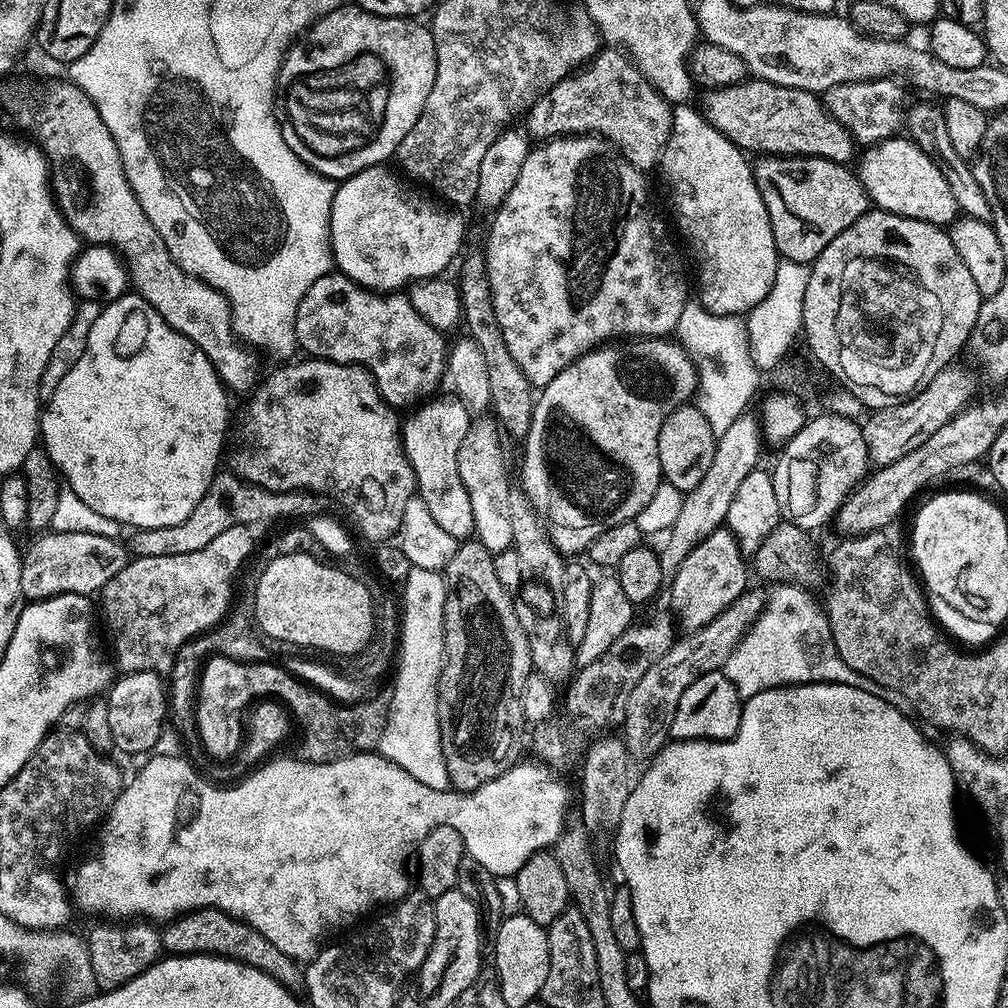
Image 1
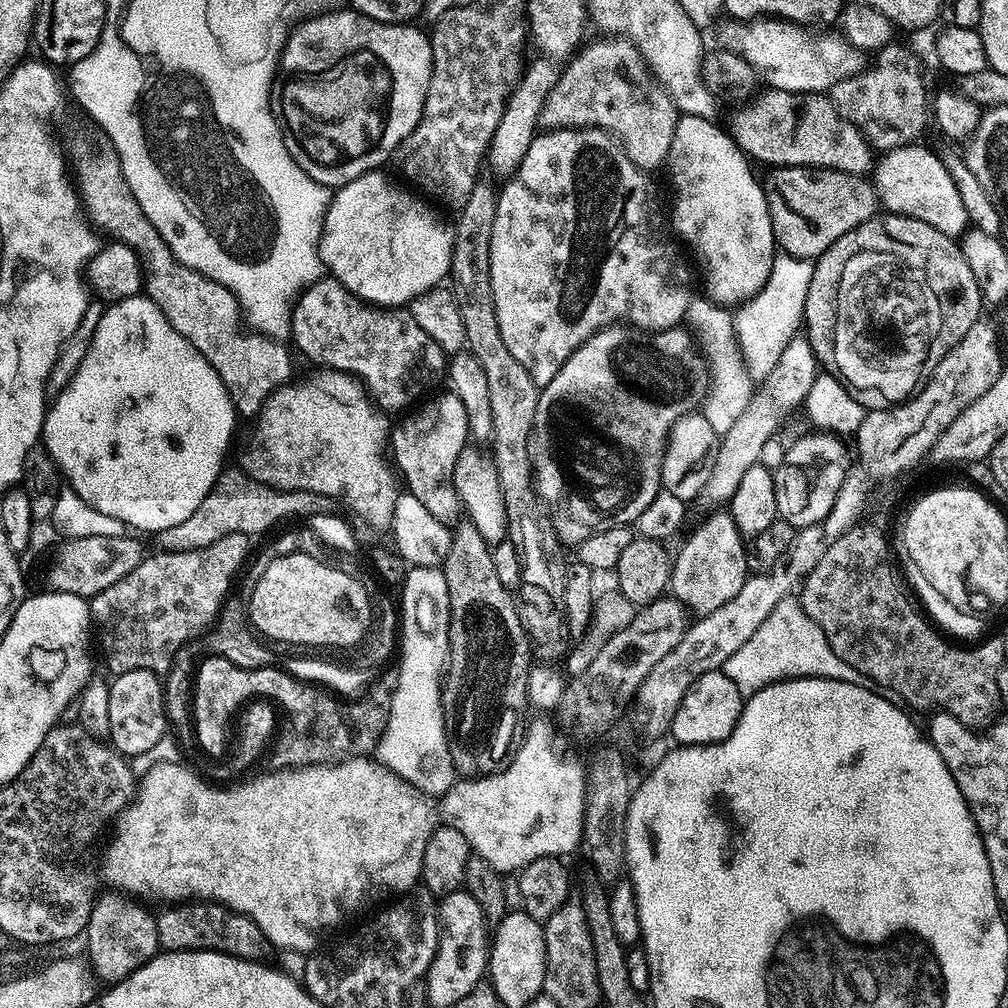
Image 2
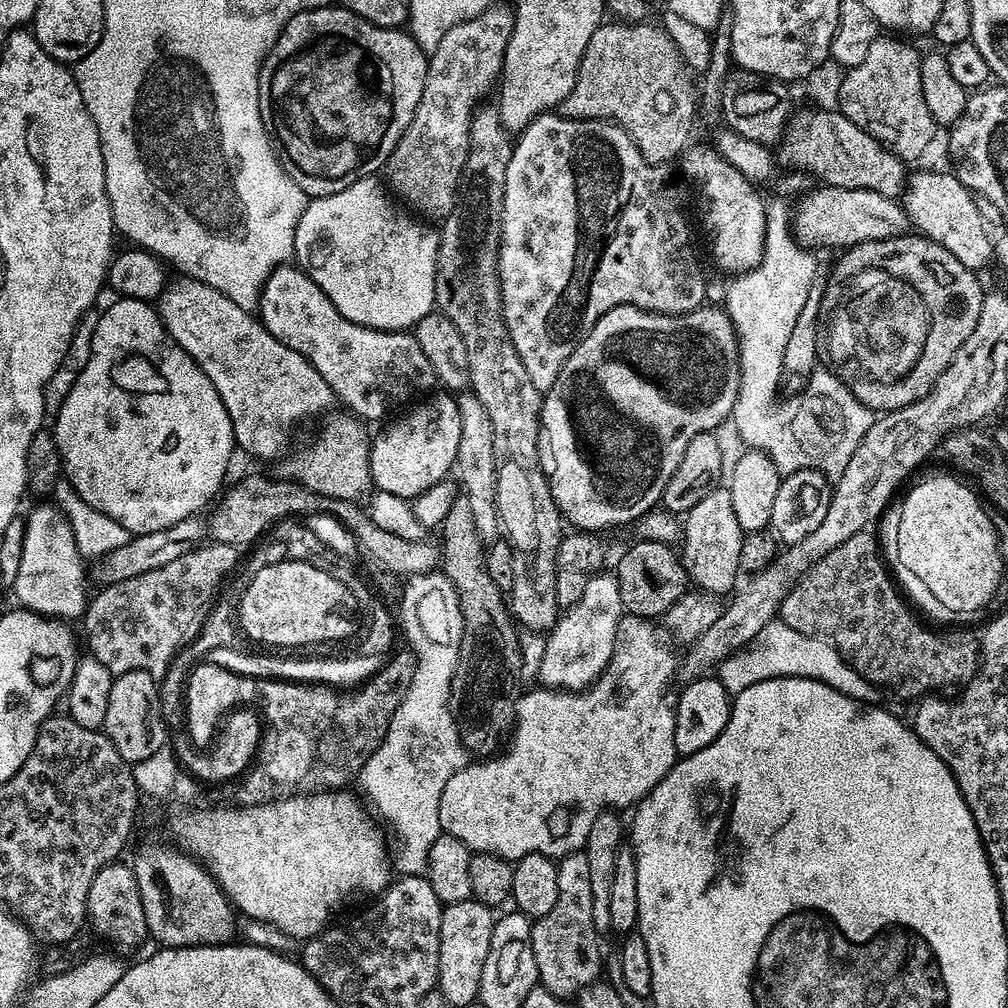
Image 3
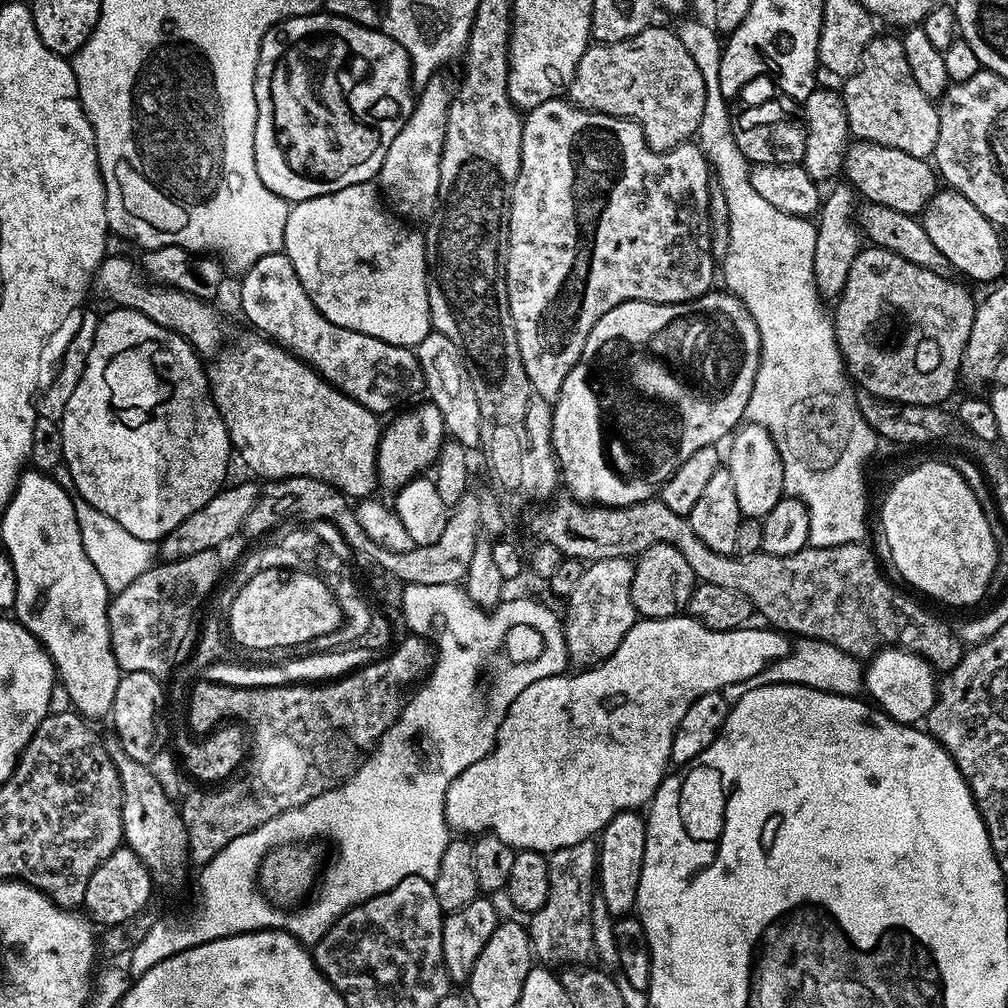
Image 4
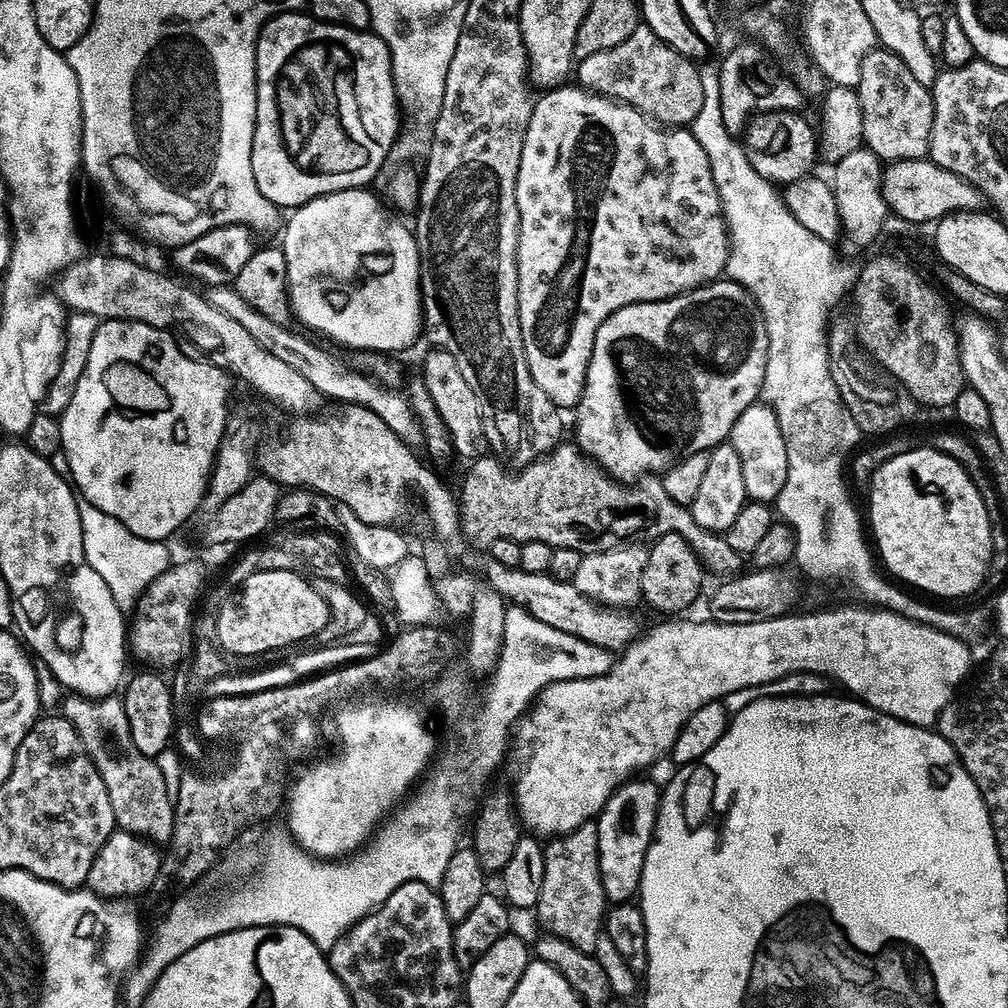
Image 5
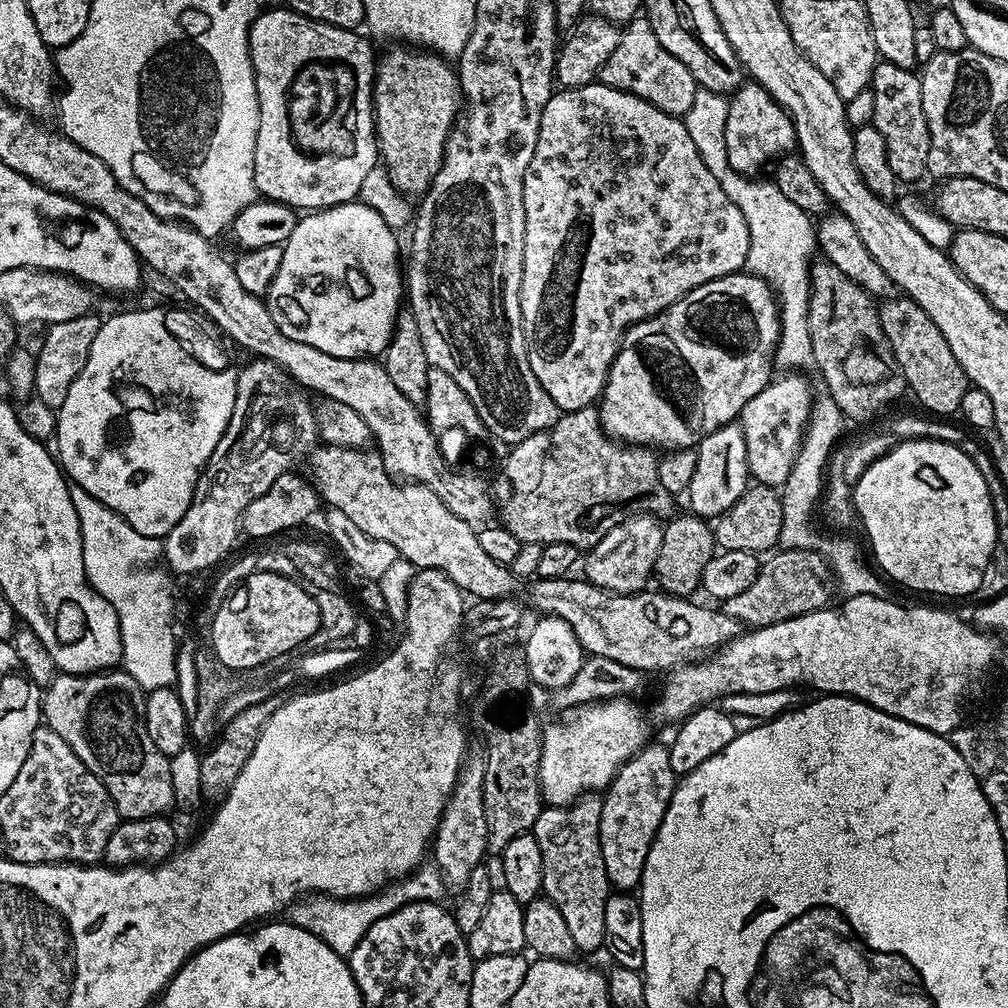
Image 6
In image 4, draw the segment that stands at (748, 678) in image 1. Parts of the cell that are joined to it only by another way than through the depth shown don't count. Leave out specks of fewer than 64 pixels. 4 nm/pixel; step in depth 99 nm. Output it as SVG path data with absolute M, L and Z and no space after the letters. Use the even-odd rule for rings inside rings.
M800 638L791 645L789 652L780 660L775 660L769 668L764 668L754 678L746 682L734 682L724 688L724 697L729 706L736 704L746 690L754 690L767 684L801 684L814 690L822 690L839 696L861 695L864 688L864 673L862 664L857 657L848 656L842 649L835 648L824 640Z

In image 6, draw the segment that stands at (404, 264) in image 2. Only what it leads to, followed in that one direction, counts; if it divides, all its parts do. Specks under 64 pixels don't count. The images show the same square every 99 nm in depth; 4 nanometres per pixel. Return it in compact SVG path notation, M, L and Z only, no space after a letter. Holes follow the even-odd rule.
M361 202L339 204L333 208L321 208L301 215L294 226L294 234L288 239L287 244L283 245L282 266L278 266L278 274L274 274L274 282L270 282L266 293L266 303L274 322L283 332L291 334L294 342L306 342L306 346L314 346L317 350L323 350L325 354L334 354L334 358L363 360L379 357L390 342L396 318L402 311L400 296L402 300L406 292L402 283L402 256L400 260L400 248L396 245L396 236L394 229L388 226L370 205Z

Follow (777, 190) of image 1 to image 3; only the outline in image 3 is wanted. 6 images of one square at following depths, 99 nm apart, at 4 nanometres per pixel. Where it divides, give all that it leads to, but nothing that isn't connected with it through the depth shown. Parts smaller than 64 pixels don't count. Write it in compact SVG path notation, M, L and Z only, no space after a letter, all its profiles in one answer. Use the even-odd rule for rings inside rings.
M816 186L804 192L795 201L790 216L792 235L799 244L809 250L816 248L853 248L862 242L885 240L891 236L903 236L909 231L910 221L899 199L878 194L865 188L842 186Z

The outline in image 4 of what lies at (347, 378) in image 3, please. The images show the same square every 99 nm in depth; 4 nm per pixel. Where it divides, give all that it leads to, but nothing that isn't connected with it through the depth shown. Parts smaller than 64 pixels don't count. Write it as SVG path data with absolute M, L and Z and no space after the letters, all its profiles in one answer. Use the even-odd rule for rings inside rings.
M285 252L258 258L258 262L251 264L239 280L240 308L245 318L256 327L253 329L304 361L339 392L366 406L366 410L377 414L391 413L415 401L415 396L425 391L422 366L413 349L394 346L390 342L382 342L382 338L334 326L334 322L326 319L318 306L310 302Z

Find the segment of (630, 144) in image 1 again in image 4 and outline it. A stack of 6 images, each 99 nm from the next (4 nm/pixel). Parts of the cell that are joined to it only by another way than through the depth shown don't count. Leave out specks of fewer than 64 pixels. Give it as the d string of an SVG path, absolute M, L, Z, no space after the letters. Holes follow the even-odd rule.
M650 26L646 30L642 30L637 36L631 36L629 40L623 40L622 42L614 42L613 44L593 43L589 46L578 62L578 70L574 74L574 82L570 82L566 96L577 108L585 108L588 112L601 112L607 116L620 116L624 120L633 120L635 124L640 125L648 145L656 152L665 152L674 146L691 141L699 133L702 114L706 106L706 72L705 69L700 69L700 66L702 66L701 61L690 56L689 51L686 50L685 46L679 40L677 33L672 28L656 27Z

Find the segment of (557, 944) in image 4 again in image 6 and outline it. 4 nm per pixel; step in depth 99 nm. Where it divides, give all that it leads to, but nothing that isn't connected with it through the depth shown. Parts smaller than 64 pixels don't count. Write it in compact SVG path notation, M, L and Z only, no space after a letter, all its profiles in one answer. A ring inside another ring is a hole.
M586 792L566 808L541 807L531 830L538 847L542 849L543 895L558 906L581 953L604 948L610 885L600 849L603 805L604 798L600 792Z

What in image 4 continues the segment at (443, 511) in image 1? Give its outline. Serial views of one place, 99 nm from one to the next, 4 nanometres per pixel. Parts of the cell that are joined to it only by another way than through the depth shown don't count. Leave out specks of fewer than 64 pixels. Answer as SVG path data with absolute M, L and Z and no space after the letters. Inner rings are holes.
M431 402L423 403L412 406L417 408L409 407L404 410L409 412L401 411L396 414L401 416L393 415L391 417L393 420L383 425L376 455L376 479L381 489L395 490L406 486L406 482L410 482L415 476L427 473L435 465L436 455L440 453L440 448L446 439L444 422L438 406L434 406Z

